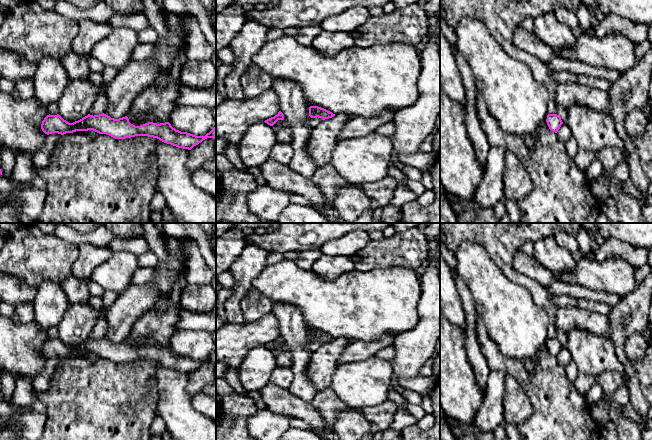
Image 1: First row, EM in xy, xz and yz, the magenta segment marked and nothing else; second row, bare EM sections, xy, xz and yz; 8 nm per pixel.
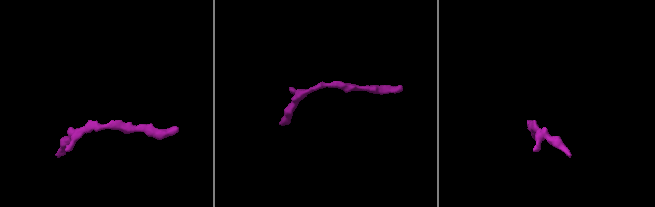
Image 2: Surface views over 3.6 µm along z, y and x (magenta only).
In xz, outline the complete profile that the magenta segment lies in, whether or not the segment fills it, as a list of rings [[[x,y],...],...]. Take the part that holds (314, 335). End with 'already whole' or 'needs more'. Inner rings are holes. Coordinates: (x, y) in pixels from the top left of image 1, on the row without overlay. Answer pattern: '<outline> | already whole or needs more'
[[[310,330],[309,331],[309,340],[311,342],[321,342],[322,344],[329,343],[335,340],[332,336],[318,331],[318,330]]] | already whole

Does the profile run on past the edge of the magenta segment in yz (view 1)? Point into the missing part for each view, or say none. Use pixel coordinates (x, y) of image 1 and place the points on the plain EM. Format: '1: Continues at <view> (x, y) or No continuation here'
1: No continuation here

